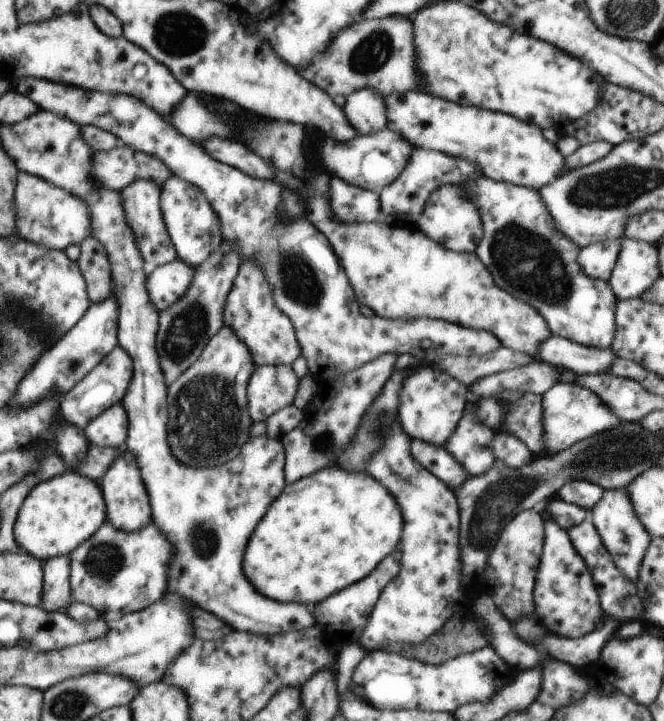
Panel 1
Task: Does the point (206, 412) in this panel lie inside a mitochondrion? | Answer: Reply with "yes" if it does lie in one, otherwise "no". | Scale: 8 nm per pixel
yes

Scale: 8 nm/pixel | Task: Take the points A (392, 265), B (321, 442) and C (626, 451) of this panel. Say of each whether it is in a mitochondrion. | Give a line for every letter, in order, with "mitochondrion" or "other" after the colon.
A: other
B: mitochondrion
C: mitochondrion

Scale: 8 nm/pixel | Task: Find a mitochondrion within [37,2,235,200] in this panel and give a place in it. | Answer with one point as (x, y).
(172, 33)

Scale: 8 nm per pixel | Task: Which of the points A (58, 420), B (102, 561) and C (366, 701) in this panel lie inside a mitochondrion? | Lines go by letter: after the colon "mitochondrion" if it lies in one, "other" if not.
A: other
B: mitochondrion
C: other

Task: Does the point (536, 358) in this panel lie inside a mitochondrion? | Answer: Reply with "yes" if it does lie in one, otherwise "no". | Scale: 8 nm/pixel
no

